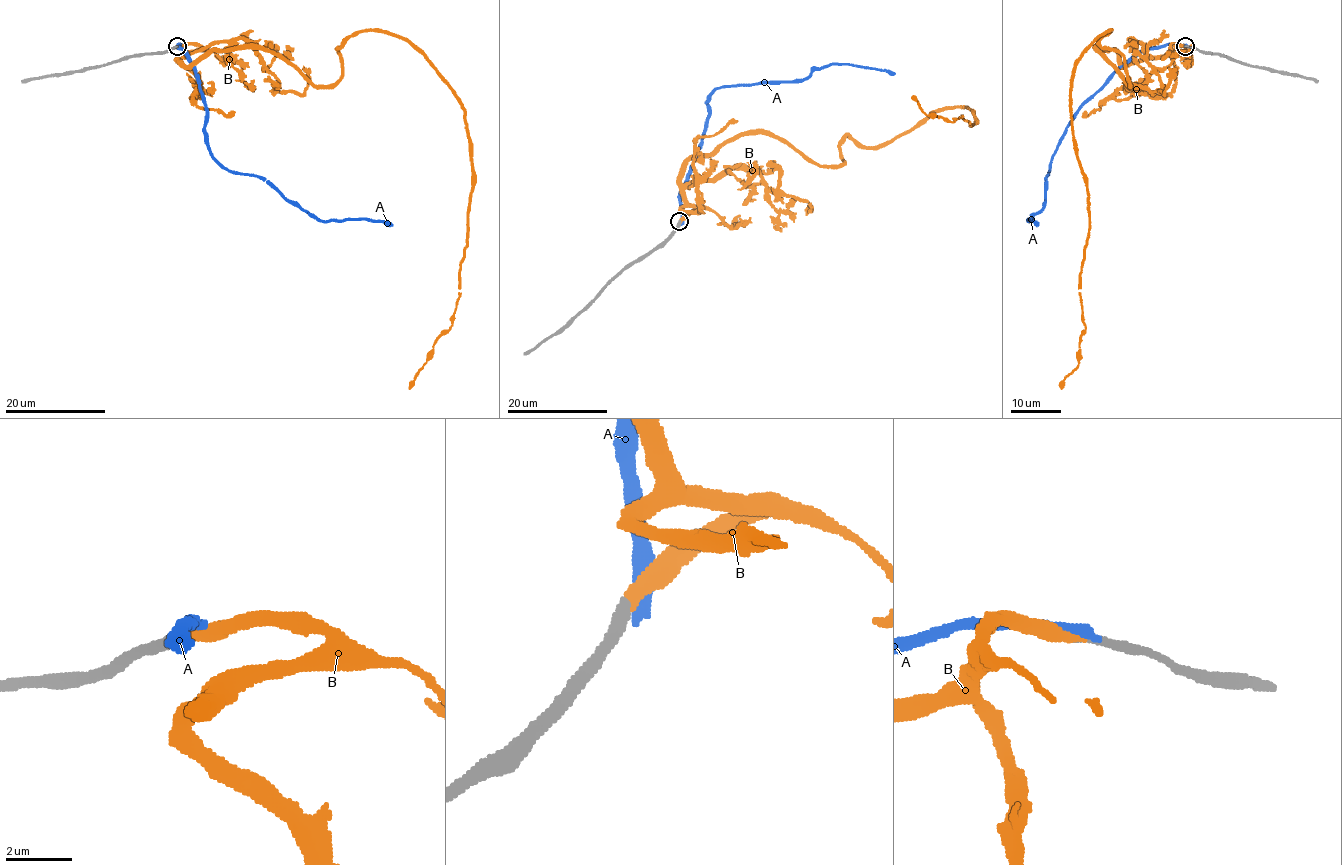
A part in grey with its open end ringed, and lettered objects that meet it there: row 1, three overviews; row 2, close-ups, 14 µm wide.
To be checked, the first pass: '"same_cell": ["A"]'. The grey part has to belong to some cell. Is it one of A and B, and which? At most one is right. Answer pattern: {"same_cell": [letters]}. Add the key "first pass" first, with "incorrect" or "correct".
{"first pass": "incorrect", "same_cell": ["B"]}

